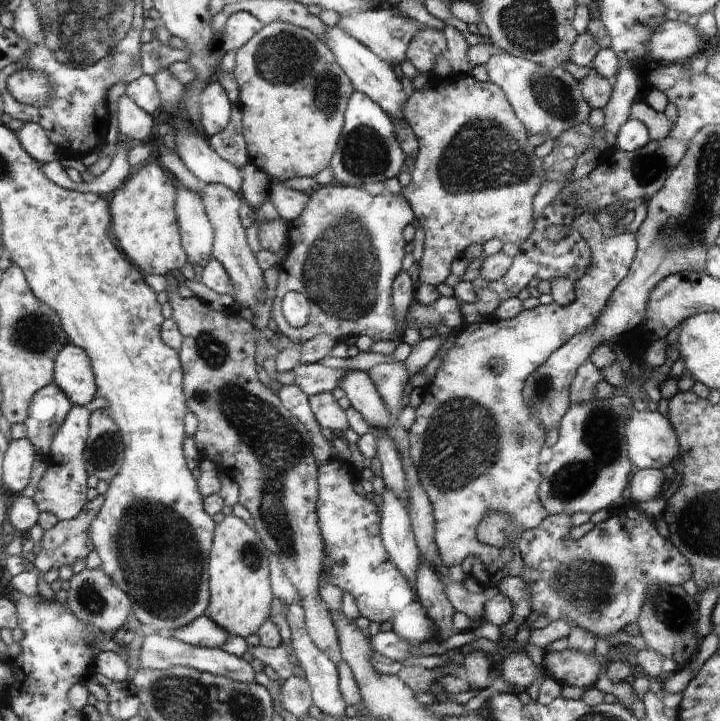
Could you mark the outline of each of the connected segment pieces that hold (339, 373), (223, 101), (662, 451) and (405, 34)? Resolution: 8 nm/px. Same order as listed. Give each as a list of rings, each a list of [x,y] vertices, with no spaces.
[[[300,363],[292,371],[294,384],[307,397],[318,393],[333,392],[340,384],[340,380],[344,378],[344,370],[326,367],[319,363]]]
[[[216,79],[203,91],[200,100],[200,128],[211,137],[226,128],[234,105]]]
[[[653,407],[645,411],[629,409],[627,420],[627,431],[625,432],[628,443],[628,456],[637,469],[664,470],[664,466],[680,460],[678,456],[678,440],[671,421],[667,416],[662,416]]]
[[[390,6],[344,14],[336,26],[340,26],[342,30],[351,33],[353,37],[356,37],[356,40],[360,41],[360,44],[367,45],[372,52],[376,53],[376,56],[383,57],[384,60],[390,62],[395,67],[399,67],[401,62],[407,58],[408,47],[420,30],[424,28],[419,21],[409,17],[398,16],[396,12],[392,12]]]

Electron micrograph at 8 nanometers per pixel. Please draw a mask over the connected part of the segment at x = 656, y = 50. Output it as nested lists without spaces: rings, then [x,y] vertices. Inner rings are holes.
[[[664,20],[664,24],[660,24],[659,30],[652,36],[650,55],[660,62],[678,63],[680,58],[690,58],[696,54],[698,42],[699,33],[690,24]]]

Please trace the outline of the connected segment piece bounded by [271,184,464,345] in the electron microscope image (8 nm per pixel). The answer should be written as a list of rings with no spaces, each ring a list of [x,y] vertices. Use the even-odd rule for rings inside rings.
[[[336,184],[322,185],[310,195],[311,200],[299,218],[286,222],[290,250],[276,265],[278,286],[271,316],[282,335],[290,338],[291,342],[298,342],[301,345],[320,334],[328,334],[337,342],[344,342],[352,336],[368,335],[376,342],[403,337],[406,330],[411,327],[417,328],[422,333],[433,332],[440,324],[451,328],[452,333],[460,329],[464,324],[464,316],[460,310],[460,303],[454,296],[441,296],[434,304],[414,303],[414,312],[406,313],[404,320],[400,320],[400,316],[395,312],[395,278],[400,272],[404,272],[404,256],[408,256],[408,236],[404,236],[404,232],[408,232],[408,228],[416,224],[415,209],[402,193],[394,194],[386,191],[372,196],[368,188]],[[290,291],[304,294],[310,302],[310,316],[304,326],[294,327],[288,324],[288,320],[282,314],[282,299]]]

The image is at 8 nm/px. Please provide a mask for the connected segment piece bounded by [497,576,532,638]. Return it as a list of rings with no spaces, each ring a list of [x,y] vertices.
[[[507,576],[504,578],[497,588],[499,592],[504,596],[507,596],[513,606],[514,612],[510,622],[505,624],[504,638],[514,638],[516,632],[520,629],[520,624],[522,624],[530,612],[532,612],[530,601],[532,600],[531,591],[526,586],[526,582],[519,577]]]

